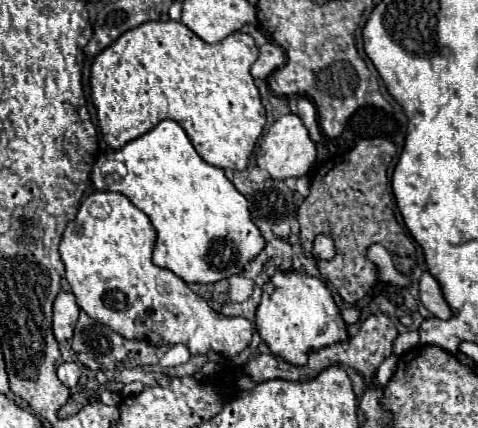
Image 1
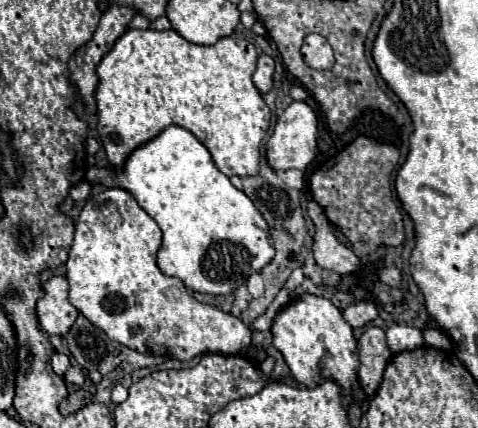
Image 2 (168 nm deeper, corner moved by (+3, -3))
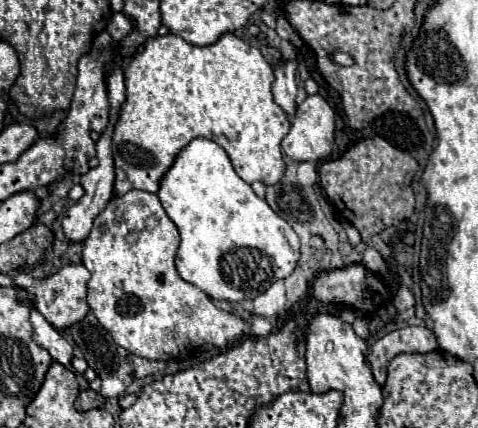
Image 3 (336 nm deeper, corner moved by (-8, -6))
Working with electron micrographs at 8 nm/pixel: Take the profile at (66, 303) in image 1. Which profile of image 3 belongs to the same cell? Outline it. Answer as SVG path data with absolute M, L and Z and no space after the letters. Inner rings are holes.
M79 263L79 265L65 265L61 267L55 275L47 277L47 279L33 279L31 275L20 272L15 275L14 282L25 289L29 295L33 295L33 303L35 309L57 329L65 329L71 327L79 321L85 319L85 315L89 313L89 305L87 305L87 281L89 281L89 271Z

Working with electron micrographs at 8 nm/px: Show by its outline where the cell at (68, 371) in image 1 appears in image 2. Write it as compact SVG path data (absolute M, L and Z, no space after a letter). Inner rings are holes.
M52 352L50 364L52 364L52 368L54 368L54 372L56 372L58 376L64 376L64 374L66 374L66 370L68 370L68 366L70 366L70 360L68 360L68 356L66 356L66 354Z

